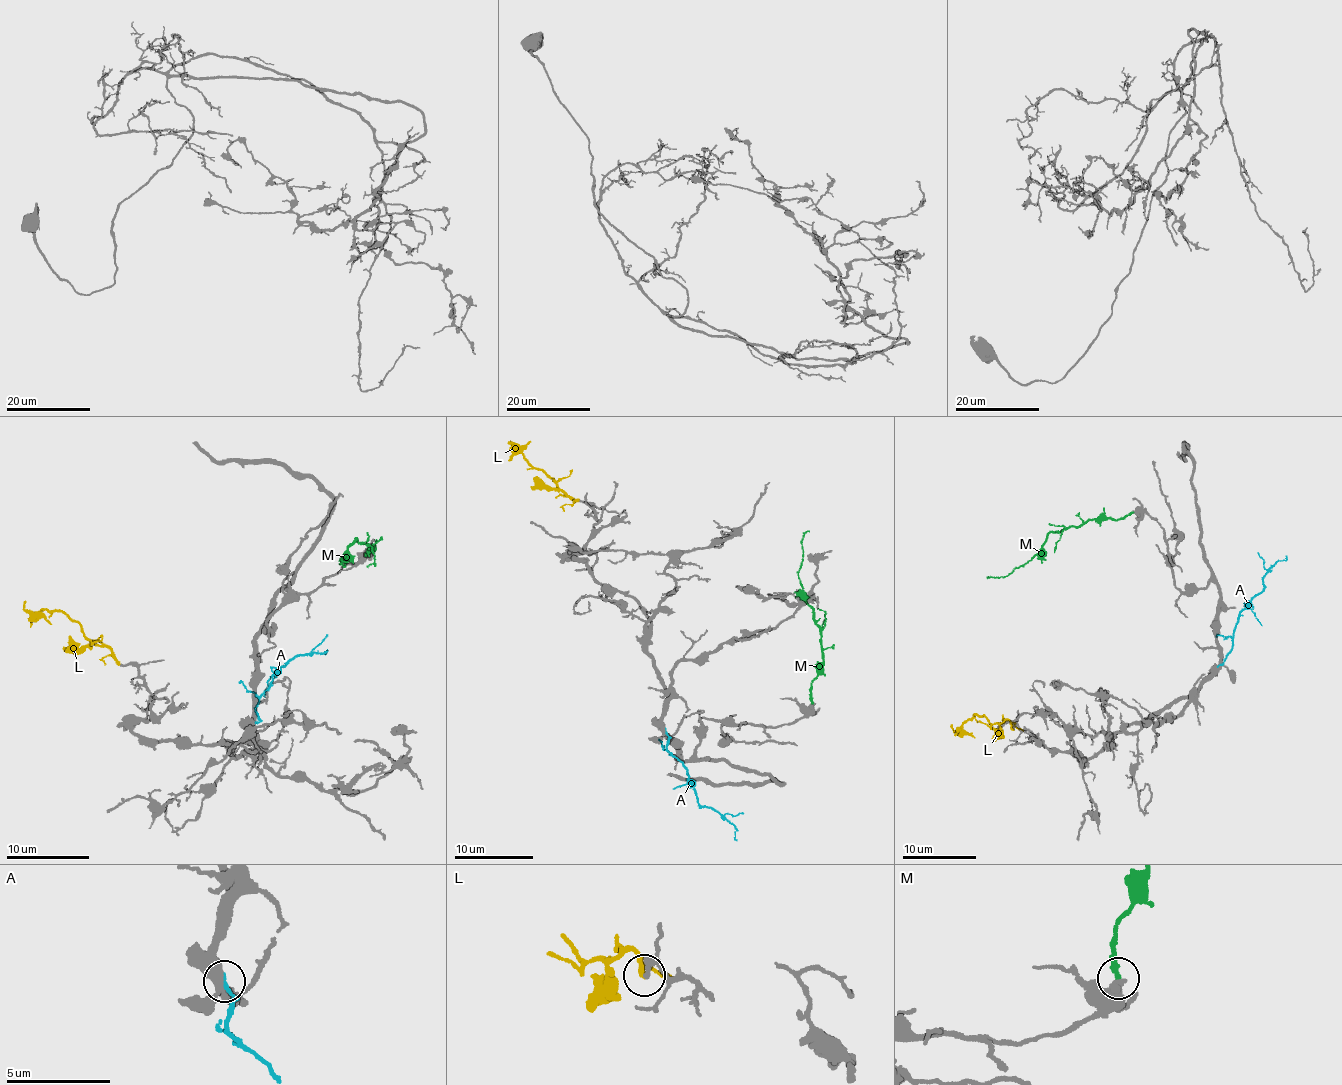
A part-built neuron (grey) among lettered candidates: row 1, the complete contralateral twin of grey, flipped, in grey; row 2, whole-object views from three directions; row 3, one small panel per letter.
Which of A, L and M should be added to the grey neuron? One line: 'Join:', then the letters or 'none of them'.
Join: L

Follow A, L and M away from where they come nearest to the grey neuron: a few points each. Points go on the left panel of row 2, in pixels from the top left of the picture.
A: (256, 721), (259, 719), (258, 695), (273, 681), (275, 671), (306, 654), (328, 649)
L: (120, 664), (105, 646), (87, 638), (63, 612), (44, 608), (36, 612), (27, 610), (25, 600)
M: (368, 552), (371, 546), (374, 548), (356, 538), (341, 558), (345, 566), (340, 562), (347, 562)

